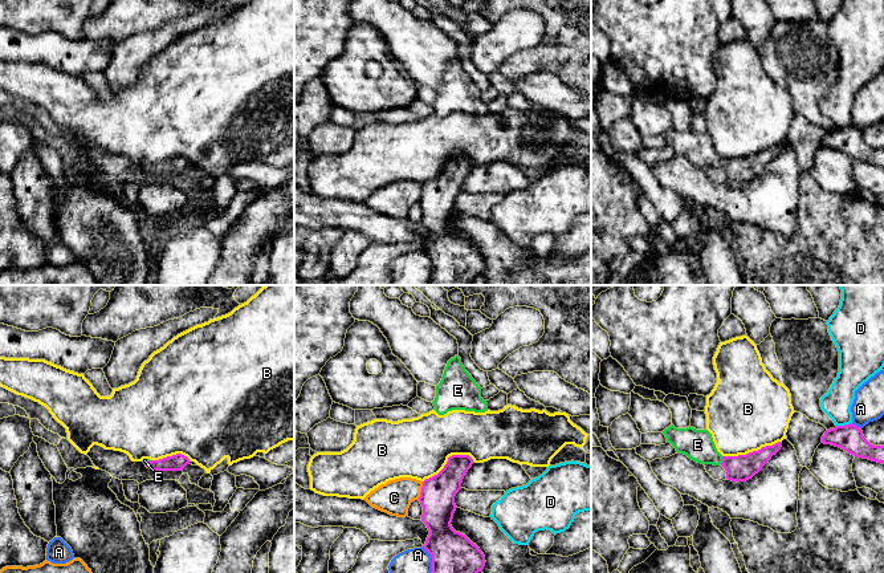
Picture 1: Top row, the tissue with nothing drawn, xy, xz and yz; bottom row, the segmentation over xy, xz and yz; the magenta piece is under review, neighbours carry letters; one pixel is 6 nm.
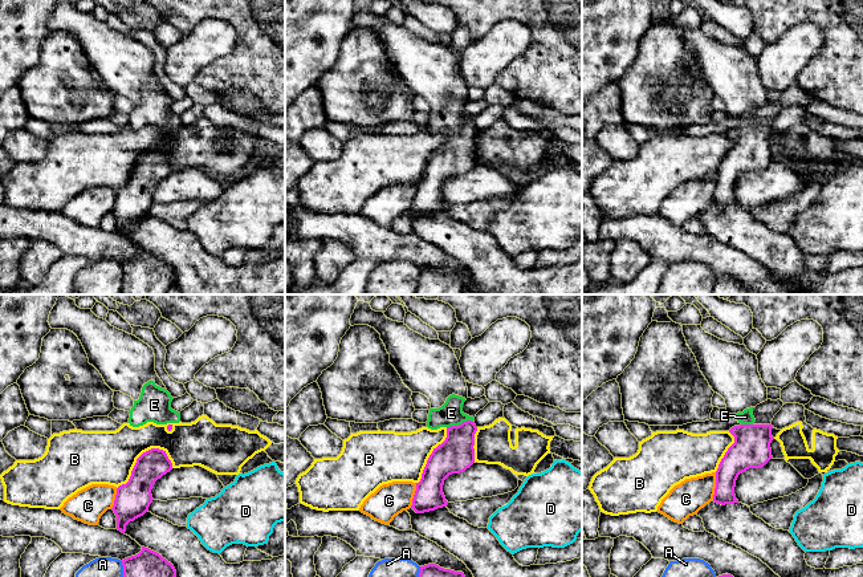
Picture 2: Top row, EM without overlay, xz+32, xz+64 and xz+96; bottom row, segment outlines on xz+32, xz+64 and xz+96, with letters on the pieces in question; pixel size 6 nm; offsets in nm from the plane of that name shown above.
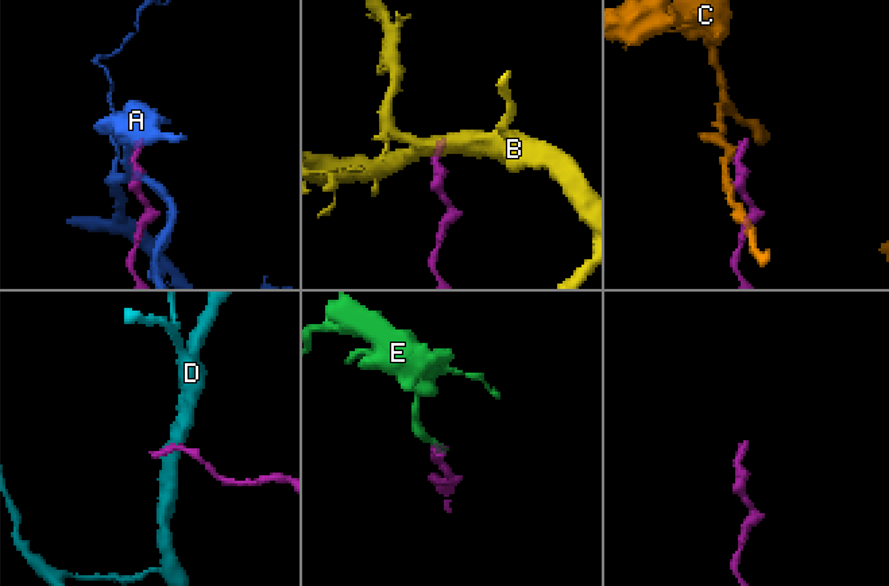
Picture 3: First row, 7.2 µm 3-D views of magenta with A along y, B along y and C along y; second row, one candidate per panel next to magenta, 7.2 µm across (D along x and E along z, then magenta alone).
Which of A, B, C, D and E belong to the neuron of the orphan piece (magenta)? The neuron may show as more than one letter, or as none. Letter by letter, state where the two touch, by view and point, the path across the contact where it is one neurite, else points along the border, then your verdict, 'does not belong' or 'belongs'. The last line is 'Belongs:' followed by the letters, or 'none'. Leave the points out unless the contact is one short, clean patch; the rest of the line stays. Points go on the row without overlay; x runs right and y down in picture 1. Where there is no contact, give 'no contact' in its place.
A: contact yz (856, 129); does not belong
B: contact xz (448, 162); does not belong
C: contact xz (422, 194); border xz (423, 185), (418, 202); does not belong
D: contact yz (843, 129); border yz (851, 125), (836, 129); does not belong
E: contact yz (722, 163); way yz (738, 171), (722, 163), (707, 157), (697, 147); belongs
Belongs: E

